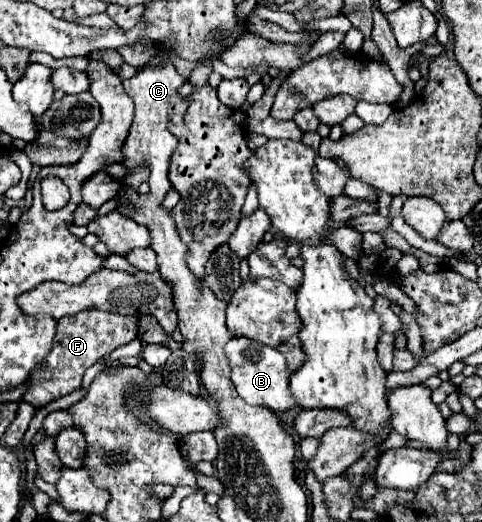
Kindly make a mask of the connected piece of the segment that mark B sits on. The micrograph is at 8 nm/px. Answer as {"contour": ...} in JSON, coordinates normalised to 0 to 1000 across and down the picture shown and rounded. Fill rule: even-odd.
{"contour":[[[483,646],[471,661],[467,661],[467,680],[479,703],[479,730],[496,753],[500,764],[508,764],[508,772],[517,776],[541,776],[554,780],[562,787],[595,787],[608,784],[608,761],[600,757],[600,707],[591,695],[591,684],[566,669],[554,665],[550,657],[533,657],[521,653],[512,646]]]}

